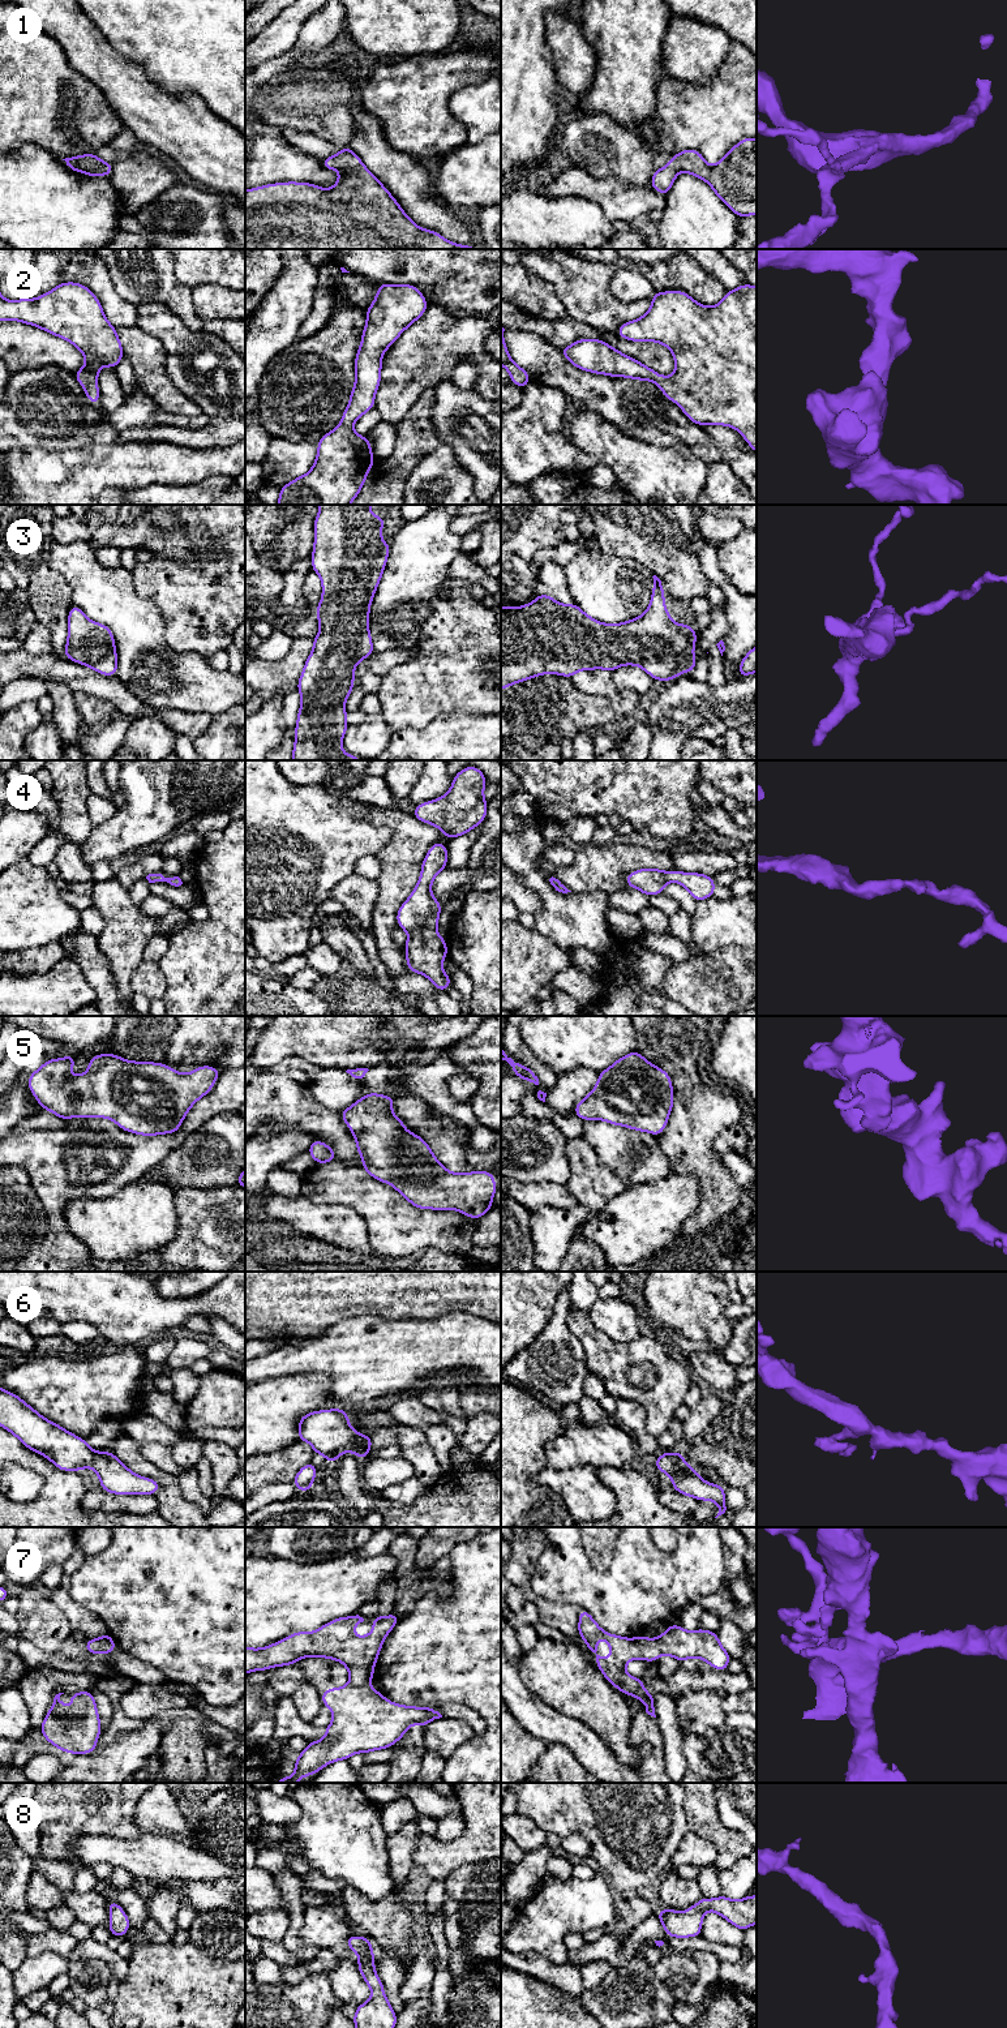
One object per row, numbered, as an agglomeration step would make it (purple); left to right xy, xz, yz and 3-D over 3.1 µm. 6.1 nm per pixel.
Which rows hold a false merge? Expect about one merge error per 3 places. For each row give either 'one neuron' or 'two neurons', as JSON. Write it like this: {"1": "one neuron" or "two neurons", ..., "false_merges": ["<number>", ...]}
{"1": "one neuron", "2": "one neuron", "3": "one neuron", "4": "one neuron", "5": "one neuron", "6": "one neuron", "7": "one neuron", "8": "one neuron", "false_merges": []}

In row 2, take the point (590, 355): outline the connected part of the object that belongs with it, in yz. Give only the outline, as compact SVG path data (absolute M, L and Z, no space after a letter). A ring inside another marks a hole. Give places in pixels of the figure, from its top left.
M742 284L727 291L714 306L702 306L686 292L652 293L648 312L616 331L633 342L657 342L670 350L676 369L672 377L660 376L638 360L624 355L601 339L578 339L560 348L574 366L610 377L655 382L663 394L678 403L685 416L703 426L727 425L737 429L757 453L757 287Z

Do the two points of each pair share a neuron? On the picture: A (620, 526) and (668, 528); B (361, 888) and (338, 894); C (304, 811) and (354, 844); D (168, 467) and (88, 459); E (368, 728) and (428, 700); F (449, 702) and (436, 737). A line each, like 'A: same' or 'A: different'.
A: same
B: same
C: same
D: same
E: different
F: different

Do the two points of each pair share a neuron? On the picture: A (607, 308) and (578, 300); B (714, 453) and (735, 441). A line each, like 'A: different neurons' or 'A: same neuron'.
A: same neuron
B: different neurons

